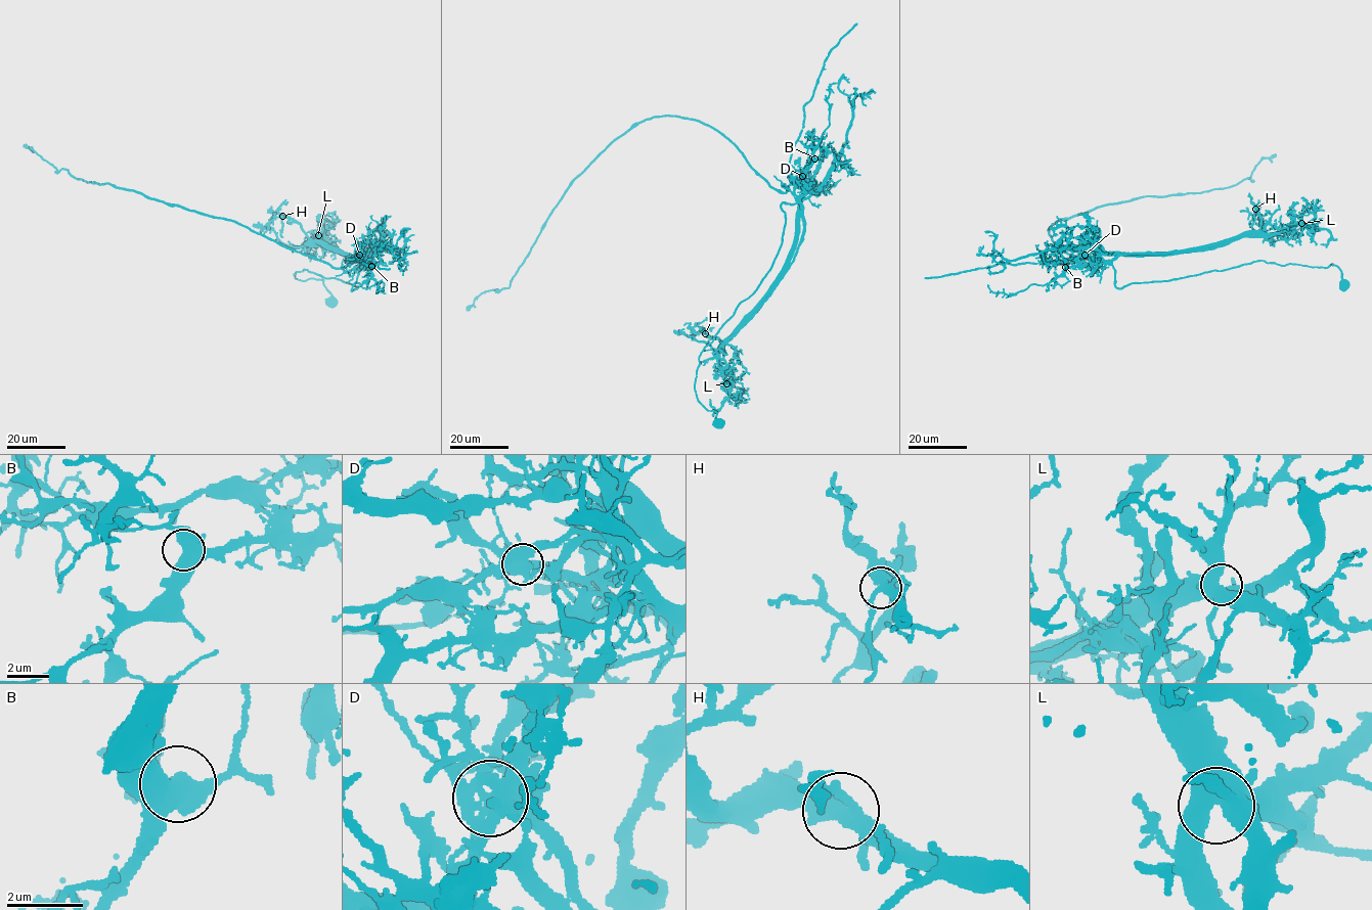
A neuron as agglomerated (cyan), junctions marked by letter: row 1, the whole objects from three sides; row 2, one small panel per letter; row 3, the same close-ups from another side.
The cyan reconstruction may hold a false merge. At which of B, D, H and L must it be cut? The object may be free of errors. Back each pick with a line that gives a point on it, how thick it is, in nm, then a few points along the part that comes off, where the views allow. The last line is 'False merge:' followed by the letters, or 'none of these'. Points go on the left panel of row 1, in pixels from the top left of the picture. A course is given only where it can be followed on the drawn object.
D: (359, 255) | 550 nm | (359, 255), (364, 263), (352, 290), (358, 286), (304, 269), (294, 274), (300, 280), (322, 279), (333, 306)
False merge: D

